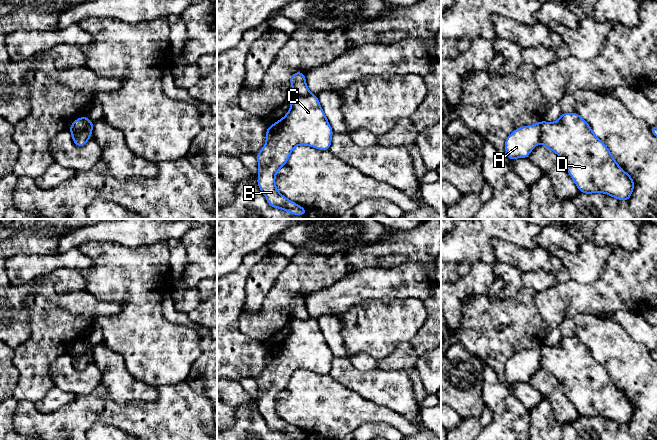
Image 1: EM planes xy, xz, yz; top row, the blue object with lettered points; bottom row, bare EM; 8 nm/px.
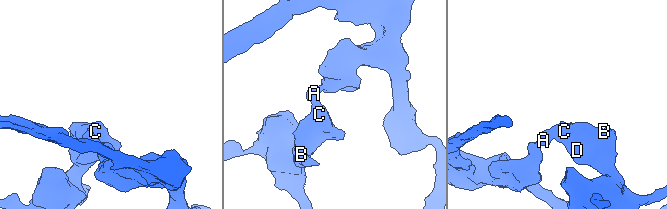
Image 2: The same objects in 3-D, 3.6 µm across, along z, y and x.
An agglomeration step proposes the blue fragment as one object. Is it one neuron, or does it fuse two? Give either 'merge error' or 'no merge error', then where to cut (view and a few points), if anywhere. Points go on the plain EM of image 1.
merge error; cut in xy along (88, 343), (80, 354), (77, 354), (72, 349)

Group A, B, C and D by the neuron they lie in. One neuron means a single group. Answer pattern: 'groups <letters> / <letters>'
groups A / B C D

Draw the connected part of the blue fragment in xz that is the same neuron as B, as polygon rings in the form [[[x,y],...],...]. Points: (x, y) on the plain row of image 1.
[[[292,319],[289,335],[281,344],[267,352],[266,368],[256,379],[257,408],[271,431],[294,439],[307,439],[307,434],[288,424],[277,414],[275,400],[286,389],[296,370],[308,369],[329,374],[333,357],[317,319]]]

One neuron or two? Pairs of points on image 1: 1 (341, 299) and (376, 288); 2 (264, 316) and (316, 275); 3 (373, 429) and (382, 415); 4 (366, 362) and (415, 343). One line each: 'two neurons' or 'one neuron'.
1: one neuron
2: one neuron
3: two neurons
4: two neurons

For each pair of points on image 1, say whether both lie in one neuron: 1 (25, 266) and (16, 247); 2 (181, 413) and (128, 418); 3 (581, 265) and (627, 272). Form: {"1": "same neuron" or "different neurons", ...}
{"1": "different neurons", "2": "same neuron", "3": "different neurons"}

